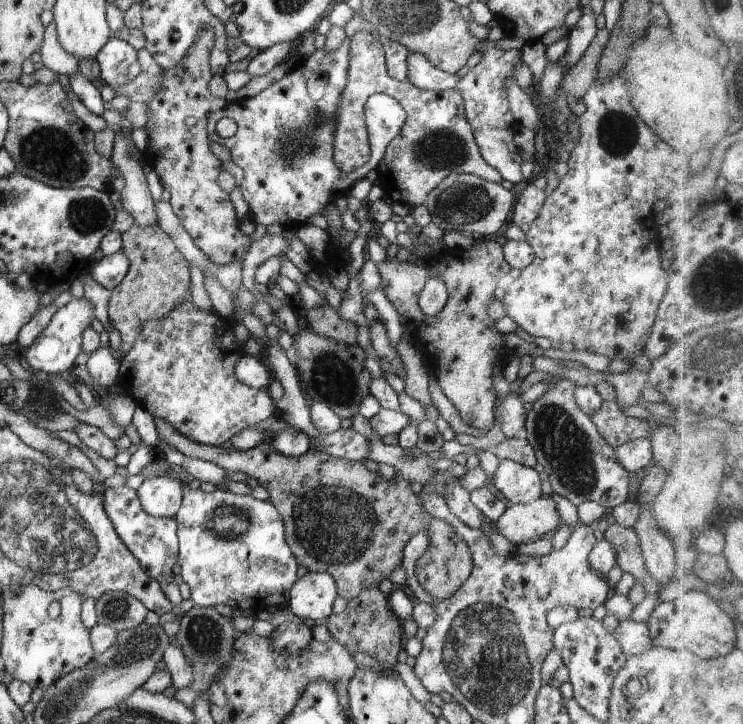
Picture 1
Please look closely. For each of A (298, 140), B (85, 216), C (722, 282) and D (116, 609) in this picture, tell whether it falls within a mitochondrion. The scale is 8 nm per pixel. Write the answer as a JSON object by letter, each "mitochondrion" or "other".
{"A":"mitochondrion","B":"mitochondrion","C":"mitochondrion","D":"mitochondrion"}

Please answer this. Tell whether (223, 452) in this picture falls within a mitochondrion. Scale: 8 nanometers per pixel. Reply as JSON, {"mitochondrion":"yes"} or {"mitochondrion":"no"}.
{"mitochondrion":"no"}

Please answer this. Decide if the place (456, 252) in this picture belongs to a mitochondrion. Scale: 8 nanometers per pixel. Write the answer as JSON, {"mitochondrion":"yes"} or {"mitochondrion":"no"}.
{"mitochondrion":"no"}

